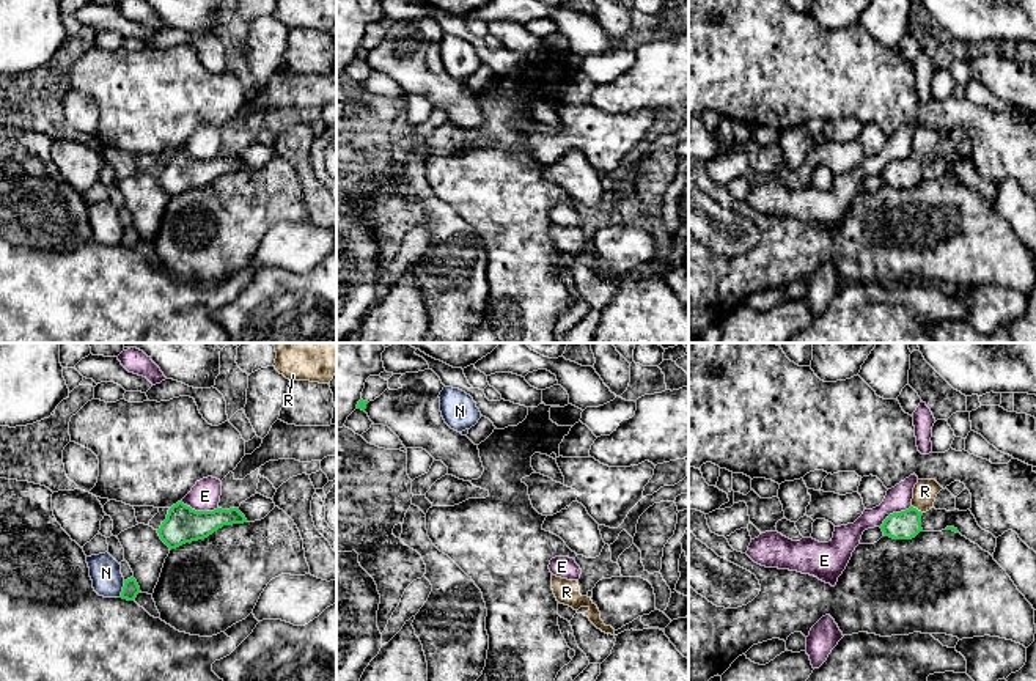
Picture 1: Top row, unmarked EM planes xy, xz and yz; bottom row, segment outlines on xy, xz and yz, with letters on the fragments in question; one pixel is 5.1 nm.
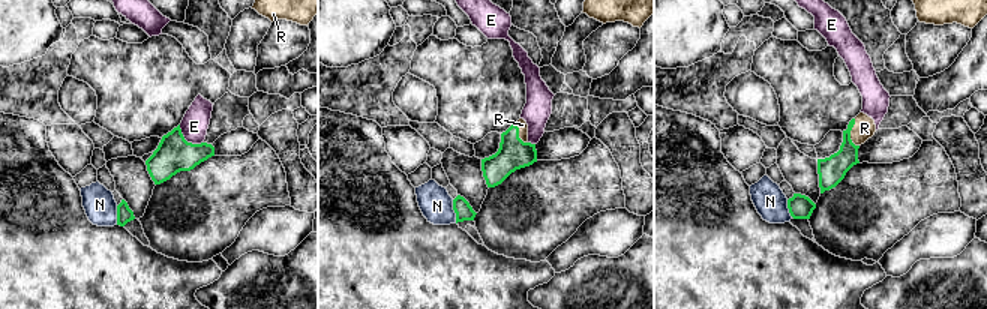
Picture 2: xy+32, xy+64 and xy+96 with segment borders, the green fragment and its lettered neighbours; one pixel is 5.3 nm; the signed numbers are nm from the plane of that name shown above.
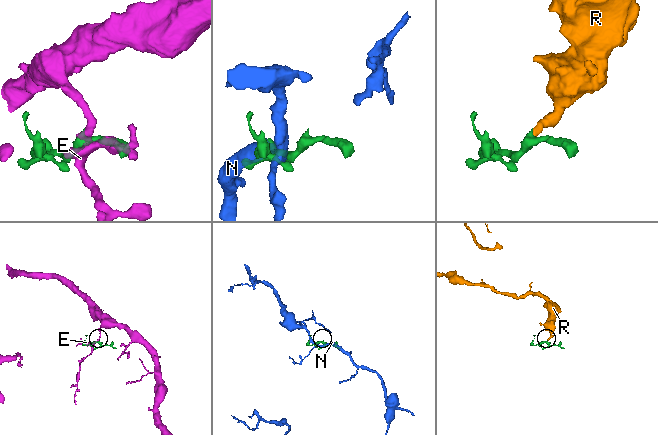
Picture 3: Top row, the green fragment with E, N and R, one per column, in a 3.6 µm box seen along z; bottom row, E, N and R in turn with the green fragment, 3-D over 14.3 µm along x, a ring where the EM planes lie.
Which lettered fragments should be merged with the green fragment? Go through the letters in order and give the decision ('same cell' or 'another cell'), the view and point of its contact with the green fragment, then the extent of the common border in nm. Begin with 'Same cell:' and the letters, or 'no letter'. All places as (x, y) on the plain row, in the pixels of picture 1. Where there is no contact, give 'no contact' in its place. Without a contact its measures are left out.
Same cell: R
E: another cell | xy (200, 159) | 200 nm
N: another cell | xy (123, 236) | 90 nm
R: same cell | yz (915, 156) | 70 nm

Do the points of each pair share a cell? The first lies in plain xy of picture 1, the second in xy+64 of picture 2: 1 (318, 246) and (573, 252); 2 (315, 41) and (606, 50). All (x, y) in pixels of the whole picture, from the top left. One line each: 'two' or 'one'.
1: one
2: one

